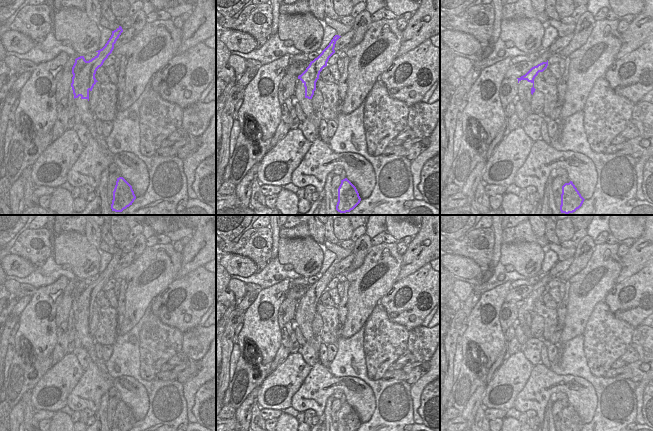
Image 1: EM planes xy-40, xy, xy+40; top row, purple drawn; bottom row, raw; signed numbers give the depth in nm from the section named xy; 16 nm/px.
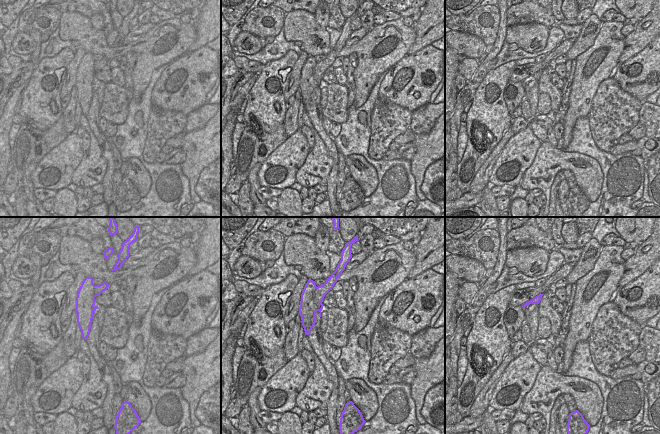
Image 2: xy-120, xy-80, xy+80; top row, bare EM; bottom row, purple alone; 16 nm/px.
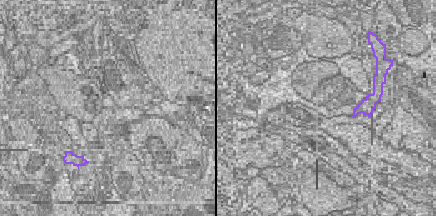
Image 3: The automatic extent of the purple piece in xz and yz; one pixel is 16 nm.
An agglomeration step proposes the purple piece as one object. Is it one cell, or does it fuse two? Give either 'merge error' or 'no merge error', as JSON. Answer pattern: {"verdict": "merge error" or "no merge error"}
{"verdict": "merge error"}

